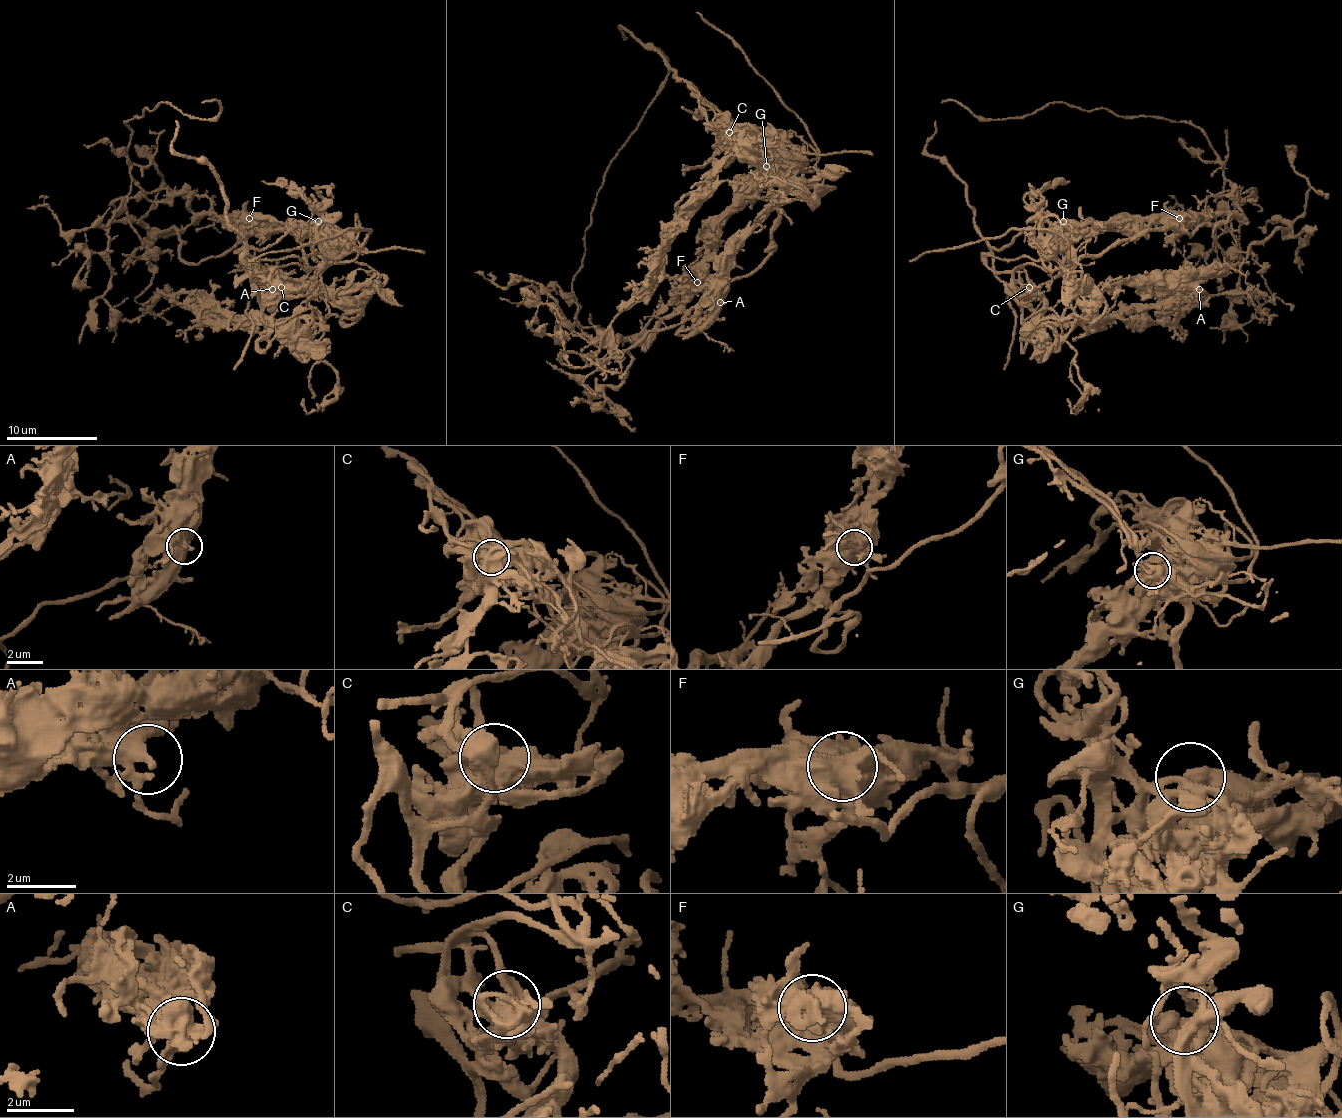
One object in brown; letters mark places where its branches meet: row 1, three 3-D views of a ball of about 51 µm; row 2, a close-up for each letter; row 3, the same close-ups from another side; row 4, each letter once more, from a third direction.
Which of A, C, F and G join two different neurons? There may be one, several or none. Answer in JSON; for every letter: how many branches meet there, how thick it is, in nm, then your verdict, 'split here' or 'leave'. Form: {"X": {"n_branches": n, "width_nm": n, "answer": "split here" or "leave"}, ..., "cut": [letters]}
{"A": {"n_branches": 4, "width_nm": 300, "answer": "leave"}, "C": {"n_branches": 4, "width_nm": 480, "answer": "leave"}, "F": {"n_branches": 2, "width_nm": 900, "answer": "split here"}, "G": {"n_branches": 2, "width_nm": 440, "answer": "leave"}, "cut": ["F"]}

